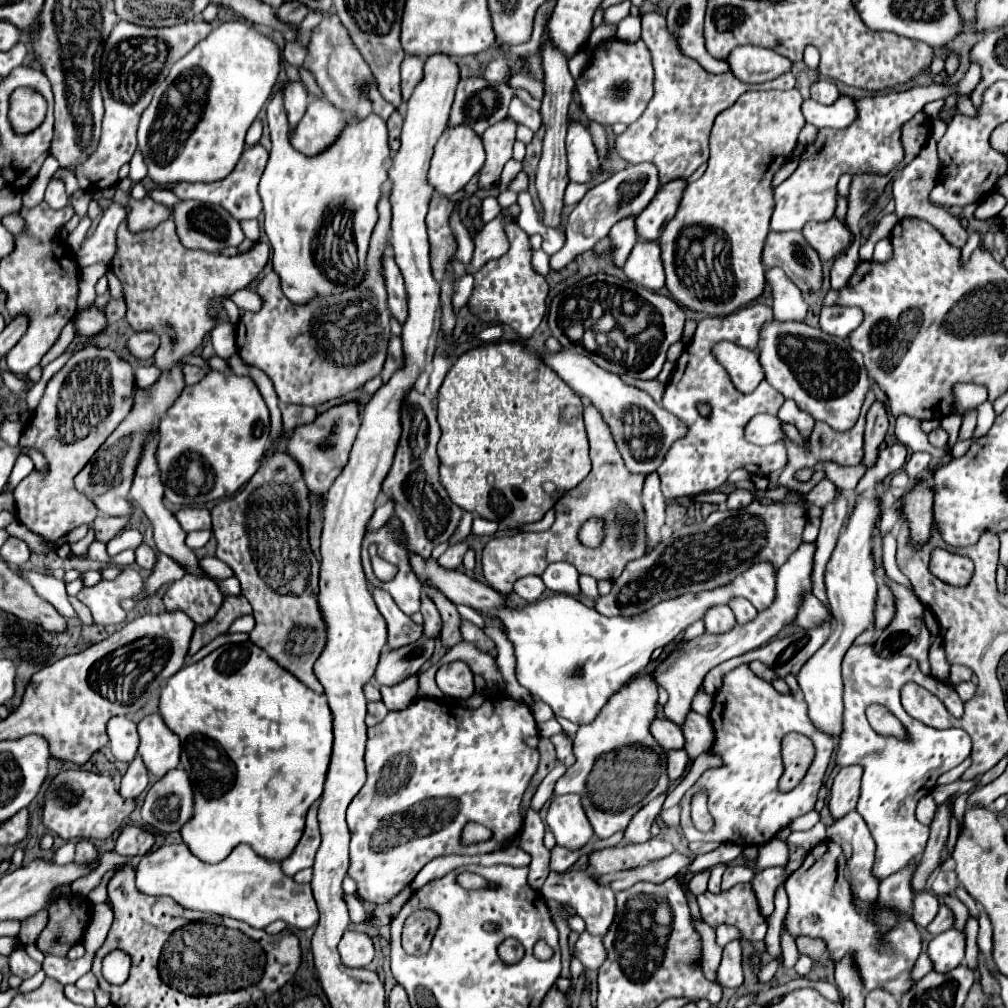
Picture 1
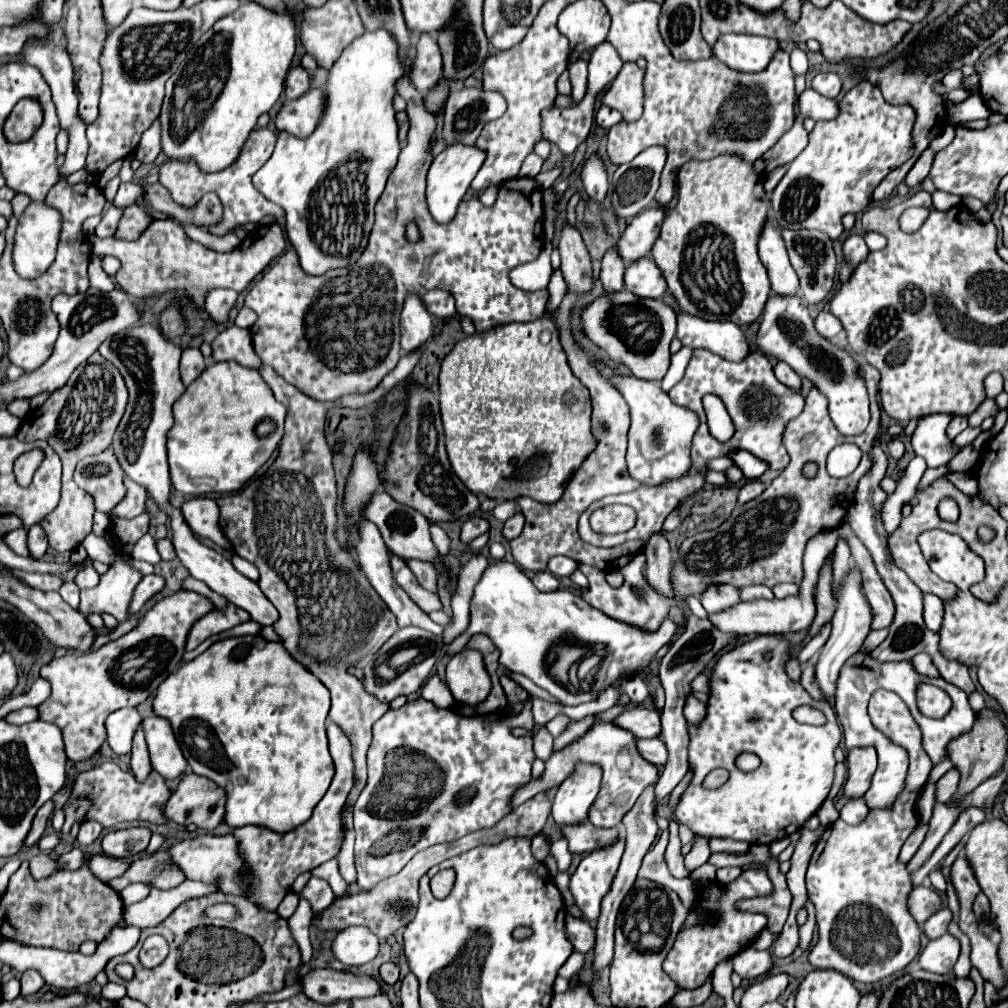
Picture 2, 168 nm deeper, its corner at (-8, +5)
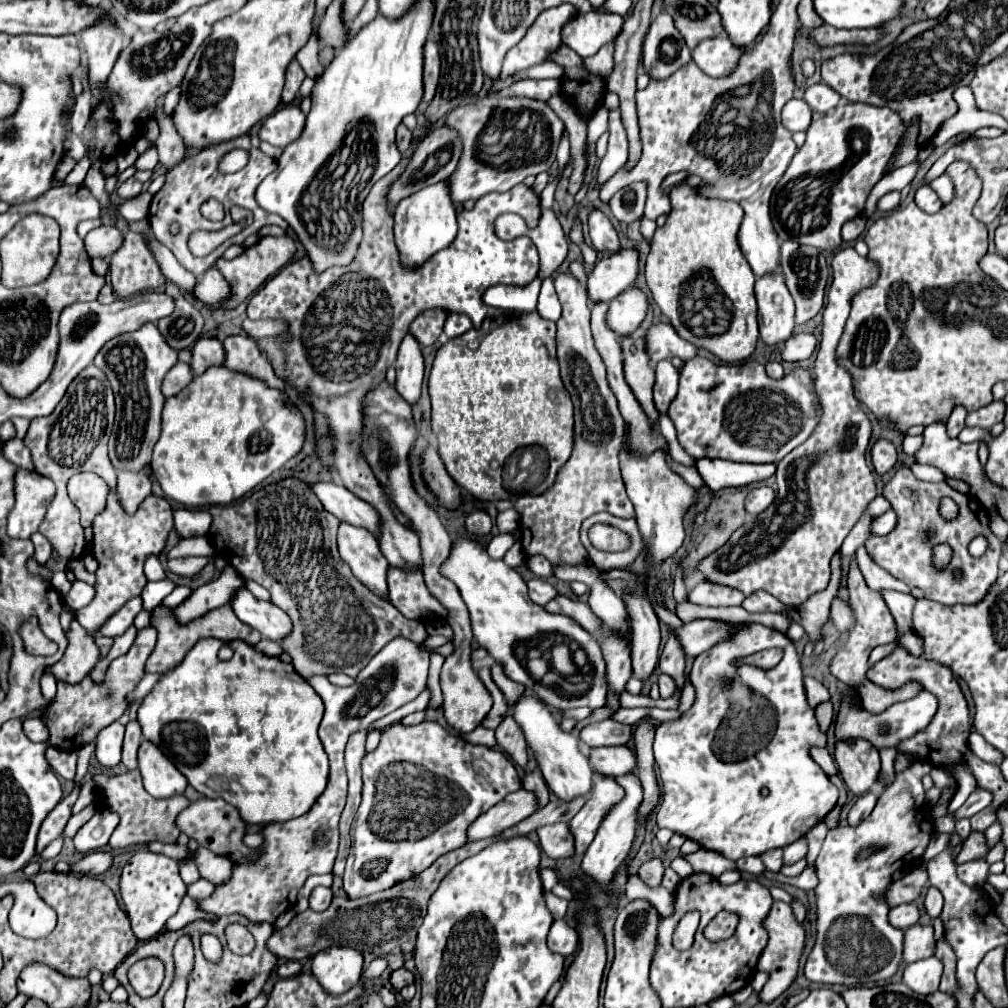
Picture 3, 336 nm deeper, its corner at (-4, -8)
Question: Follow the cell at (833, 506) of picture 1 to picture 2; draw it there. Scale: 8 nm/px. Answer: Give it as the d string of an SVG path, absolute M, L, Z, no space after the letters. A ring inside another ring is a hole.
M832 558L824 564L824 568L820 570L820 578L818 578L818 592L816 592L816 618L814 618L814 624L810 626L808 630L808 636L806 636L806 642L818 634L818 630L832 620L834 612L836 612L836 600L832 598L832 590L830 590L830 582L832 582Z

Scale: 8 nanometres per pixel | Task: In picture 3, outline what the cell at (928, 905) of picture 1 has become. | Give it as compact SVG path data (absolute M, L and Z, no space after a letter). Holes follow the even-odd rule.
M904 903L890 909L890 921L898 929L908 929L920 921L920 909L914 903Z

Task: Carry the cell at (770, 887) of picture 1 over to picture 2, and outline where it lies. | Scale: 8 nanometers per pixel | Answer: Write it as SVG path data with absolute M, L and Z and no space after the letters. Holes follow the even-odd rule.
M748 868L744 870L736 880L732 880L728 886L722 886L718 882L706 882L696 886L700 898L696 900L696 910L706 914L706 920L702 924L680 928L676 942L672 950L668 952L664 960L664 972L676 982L678 988L684 990L696 990L700 988L714 972L716 964L722 960L728 960L748 948L752 940L764 930L766 916L762 914L746 914L738 912L734 908L736 900L752 898L752 896L766 896L772 894L772 882L768 880L768 874L764 868Z

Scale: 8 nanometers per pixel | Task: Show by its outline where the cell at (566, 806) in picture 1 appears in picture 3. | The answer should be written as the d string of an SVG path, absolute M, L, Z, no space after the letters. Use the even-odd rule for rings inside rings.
M522 697L512 707L512 715L520 723L528 747L536 753L536 761L546 777L550 791L554 791L554 795L562 801L574 801L576 797L588 795L592 791L592 767L588 759L578 751L578 737L572 737L572 733L564 733L554 713L538 697Z

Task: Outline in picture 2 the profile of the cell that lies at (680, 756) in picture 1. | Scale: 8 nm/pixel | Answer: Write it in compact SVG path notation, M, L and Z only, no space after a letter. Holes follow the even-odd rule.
M652 738L652 740L636 740L636 748L640 748L640 756L652 764L666 764L666 746L662 740Z

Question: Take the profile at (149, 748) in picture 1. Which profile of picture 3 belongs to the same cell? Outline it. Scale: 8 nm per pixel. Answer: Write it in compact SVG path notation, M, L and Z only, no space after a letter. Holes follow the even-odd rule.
M142 741L138 749L138 769L142 773L146 791L156 799L182 795L188 787L186 777L152 741Z

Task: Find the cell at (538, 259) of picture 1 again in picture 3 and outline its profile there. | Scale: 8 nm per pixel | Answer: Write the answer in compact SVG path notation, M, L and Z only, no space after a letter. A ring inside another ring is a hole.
M540 277L530 281L524 287L514 287L514 285L496 285L484 293L484 303L498 307L498 309L512 309L512 311L534 311L538 293L540 293Z

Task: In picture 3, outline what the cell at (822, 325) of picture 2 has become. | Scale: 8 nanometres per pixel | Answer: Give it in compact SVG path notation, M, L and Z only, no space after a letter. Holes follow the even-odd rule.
M812 333L792 335L784 343L784 347L782 347L782 357L786 361L802 361L802 359L808 359L816 351L816 345L818 345L818 339Z

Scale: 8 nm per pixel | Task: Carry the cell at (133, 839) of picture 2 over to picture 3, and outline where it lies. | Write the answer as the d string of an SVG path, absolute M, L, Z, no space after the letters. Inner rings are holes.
M96 851L86 855L82 861L72 865L72 873L88 873L88 875L102 875L114 865L114 855L110 851Z

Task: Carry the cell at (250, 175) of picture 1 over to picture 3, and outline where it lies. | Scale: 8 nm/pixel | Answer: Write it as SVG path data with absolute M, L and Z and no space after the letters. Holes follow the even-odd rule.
M248 135L238 137L236 141L230 141L228 145L220 145L220 149L204 149L204 151L198 151L198 153L188 155L184 161L180 161L174 169L170 169L170 171L166 173L166 183L164 183L164 187L162 187L162 189L154 195L154 199L152 199L148 221L150 221L150 225L152 225L154 237L176 255L176 259L180 261L180 265L184 265L186 269L190 269L194 275L202 275L204 271L210 269L212 261L216 261L216 259L222 257L222 253L226 251L226 247L230 247L232 243L242 243L248 235L254 235L260 227L264 227L264 225L280 225L282 229L288 229L288 223L286 223L282 217L272 215L272 213L266 213L264 209L258 207L258 203L256 203L256 199L254 199L254 191L256 191L258 183L260 183L268 173L272 173L274 169L276 169L276 161L274 161L272 157L264 155L260 149L250 147L250 137L248 137ZM232 149L248 149L248 151L250 151L250 161L248 161L248 165L246 165L242 171L232 173L232 175L226 175L226 173L222 173L222 171L218 169L218 163L220 163L220 159L222 159L228 151L232 151ZM210 197L218 199L218 201L224 205L224 211L226 211L226 217L224 217L222 221L218 221L218 223L212 223L212 221L208 221L208 219L204 219L204 217L200 215L200 205L202 205L206 199L210 199ZM232 205L250 209L252 215L254 215L254 223L252 223L250 227L246 227L244 231L240 231L238 235L234 235L234 237L230 237L228 241L224 241L224 243L222 243L218 249L214 249L210 255L206 255L206 257L202 257L202 259L200 259L200 257L194 257L194 255L190 253L190 249L188 249L188 237L190 237L194 231L198 231L198 229L220 231L222 227L226 227ZM172 223L178 223L178 225L180 225L180 231L178 231L178 235L174 235L174 237L170 235L170 225L172 225Z

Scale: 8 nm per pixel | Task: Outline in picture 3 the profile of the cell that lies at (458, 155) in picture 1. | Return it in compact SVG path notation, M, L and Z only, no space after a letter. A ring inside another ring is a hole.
M450 179L438 181L434 185L428 185L420 189L418 193L412 193L412 197L406 197L398 203L394 213L394 235L396 245L402 253L402 263L418 267L422 265L430 255L436 251L448 247L456 237L456 209L450 197Z

